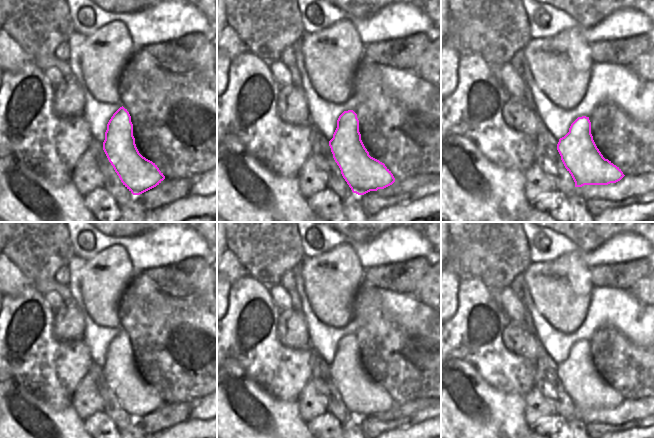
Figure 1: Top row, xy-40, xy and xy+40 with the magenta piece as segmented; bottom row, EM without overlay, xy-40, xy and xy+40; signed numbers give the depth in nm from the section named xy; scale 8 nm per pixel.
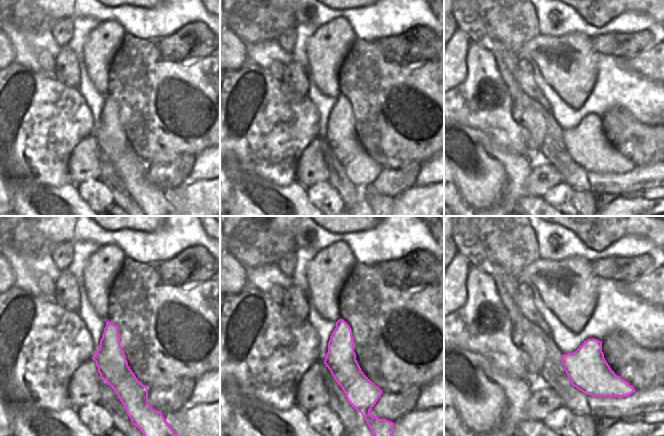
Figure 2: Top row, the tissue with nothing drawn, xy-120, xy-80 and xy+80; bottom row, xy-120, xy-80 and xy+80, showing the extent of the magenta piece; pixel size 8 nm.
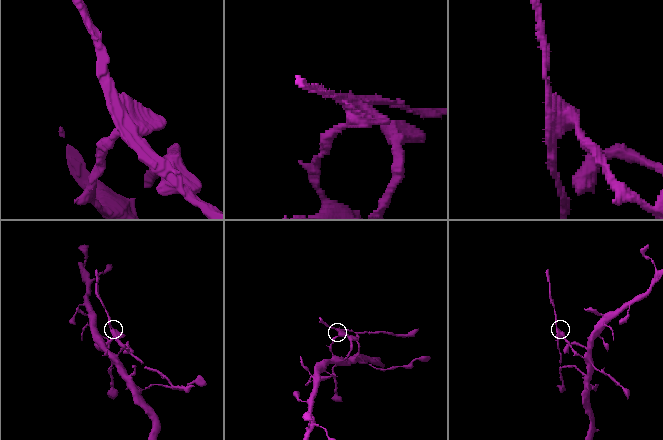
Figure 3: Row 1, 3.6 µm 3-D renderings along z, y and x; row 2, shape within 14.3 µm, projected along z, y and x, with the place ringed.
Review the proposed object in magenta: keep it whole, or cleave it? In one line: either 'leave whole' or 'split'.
split

